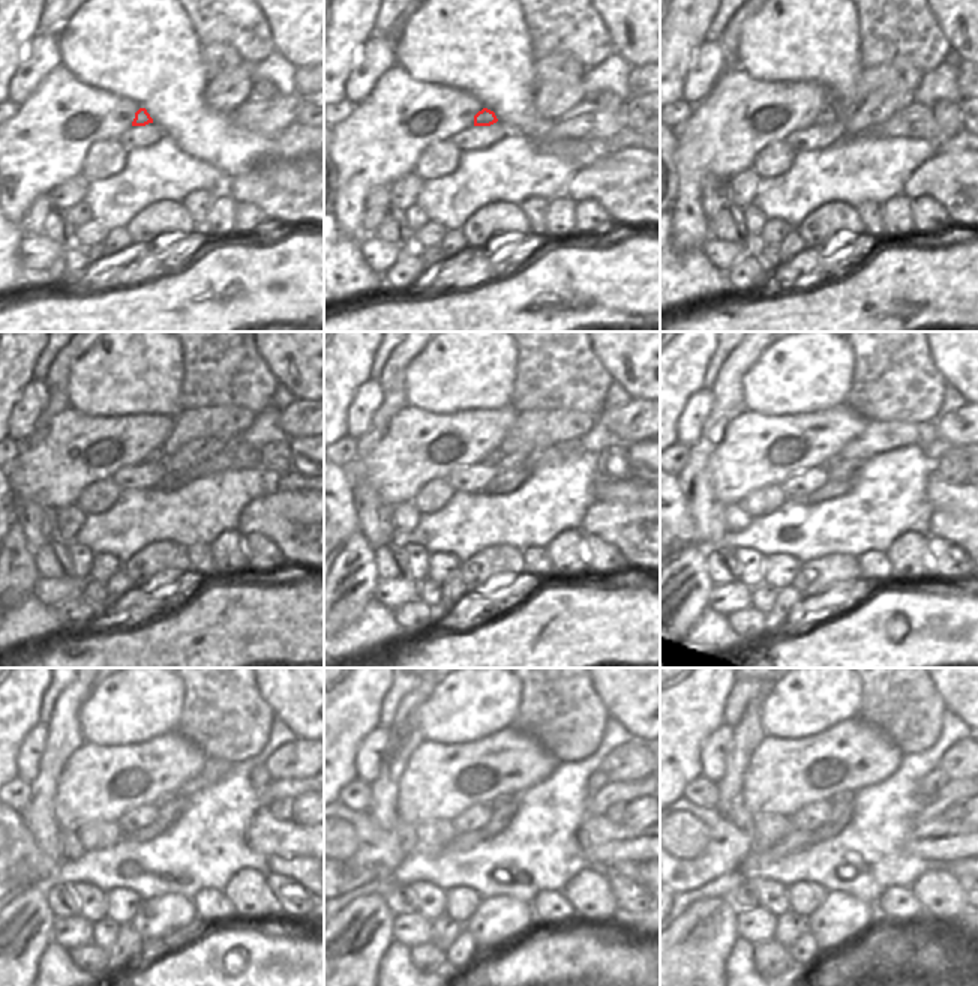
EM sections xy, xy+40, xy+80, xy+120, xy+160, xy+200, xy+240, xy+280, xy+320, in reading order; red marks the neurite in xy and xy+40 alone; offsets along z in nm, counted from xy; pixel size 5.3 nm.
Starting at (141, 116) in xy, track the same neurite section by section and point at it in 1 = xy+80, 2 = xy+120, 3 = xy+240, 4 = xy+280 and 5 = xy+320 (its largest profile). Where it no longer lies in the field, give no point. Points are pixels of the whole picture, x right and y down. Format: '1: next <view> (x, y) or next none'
1: next xy+80 (833, 113)
2: next xy+120 (156, 455)
3: next xy+240 (165, 799)
4: next xy+280 (506, 797)
5: next xy+320 (842, 797)

